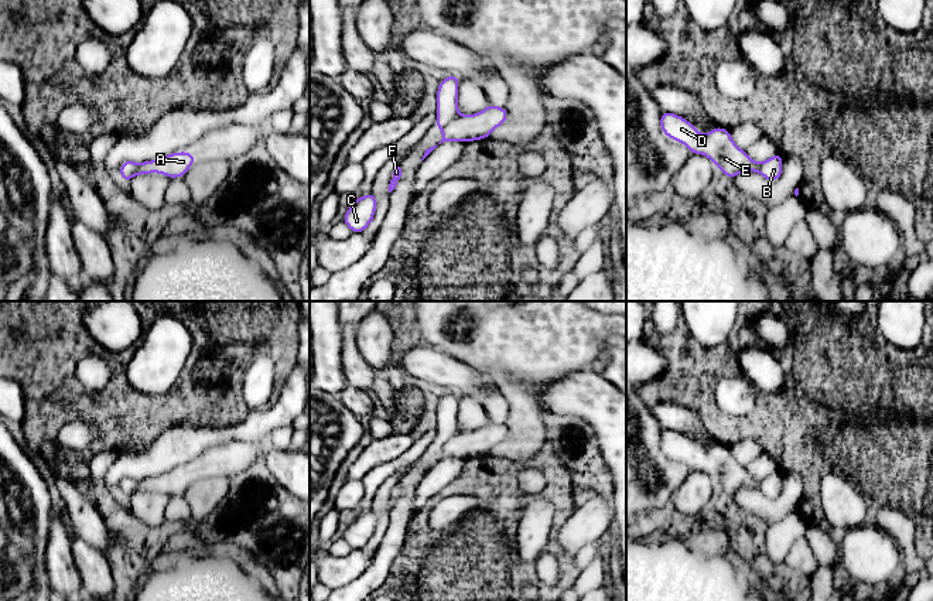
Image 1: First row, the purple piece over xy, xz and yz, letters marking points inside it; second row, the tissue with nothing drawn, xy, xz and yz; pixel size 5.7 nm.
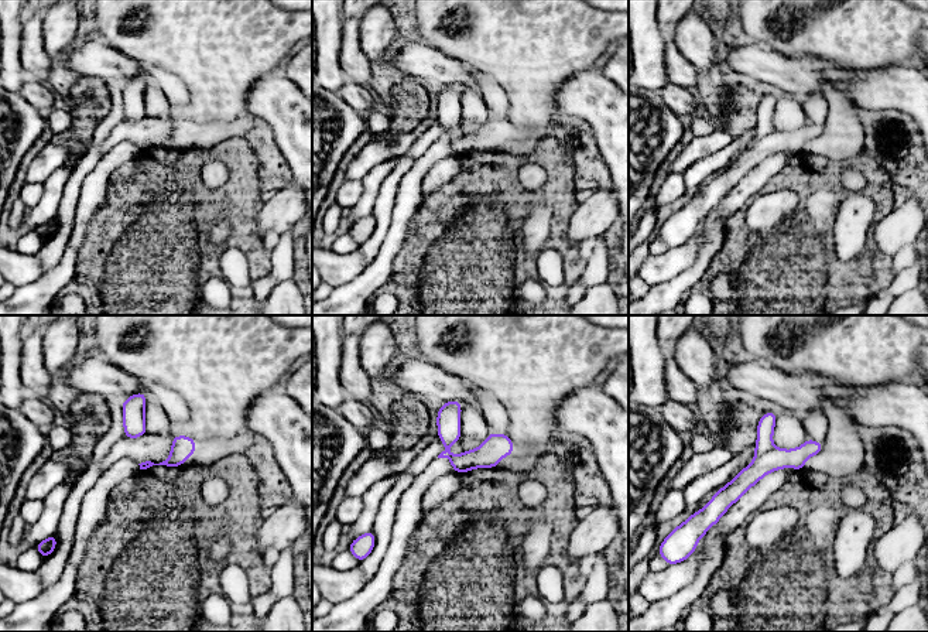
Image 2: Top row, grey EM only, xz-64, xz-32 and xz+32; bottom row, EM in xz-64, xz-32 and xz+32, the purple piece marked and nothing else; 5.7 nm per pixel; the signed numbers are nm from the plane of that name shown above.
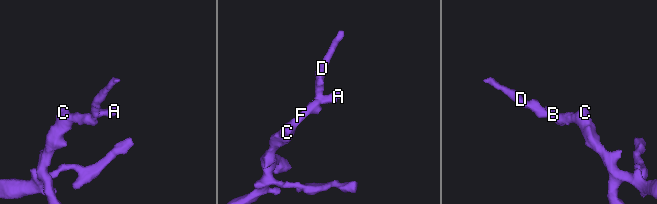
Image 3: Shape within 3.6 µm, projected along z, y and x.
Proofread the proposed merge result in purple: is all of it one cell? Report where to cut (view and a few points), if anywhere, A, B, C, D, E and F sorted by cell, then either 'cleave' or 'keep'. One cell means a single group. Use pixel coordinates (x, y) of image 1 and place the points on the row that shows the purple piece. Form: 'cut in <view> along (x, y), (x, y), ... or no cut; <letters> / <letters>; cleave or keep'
cut in xz along (457, 113), (441, 129); A B C F / D E; cleave

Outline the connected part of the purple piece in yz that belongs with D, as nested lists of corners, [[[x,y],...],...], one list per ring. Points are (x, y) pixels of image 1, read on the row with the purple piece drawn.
[[[662,110],[660,130],[686,144],[691,154],[707,156],[729,180],[745,171],[759,173],[761,164],[734,143],[727,129],[717,126],[704,136],[684,117]]]

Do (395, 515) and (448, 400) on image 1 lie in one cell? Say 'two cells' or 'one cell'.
one cell

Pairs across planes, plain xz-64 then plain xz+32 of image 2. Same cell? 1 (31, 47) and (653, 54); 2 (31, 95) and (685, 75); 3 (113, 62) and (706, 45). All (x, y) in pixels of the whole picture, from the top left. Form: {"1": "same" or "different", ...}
{"1": "different", "2": "different", "3": "different"}

